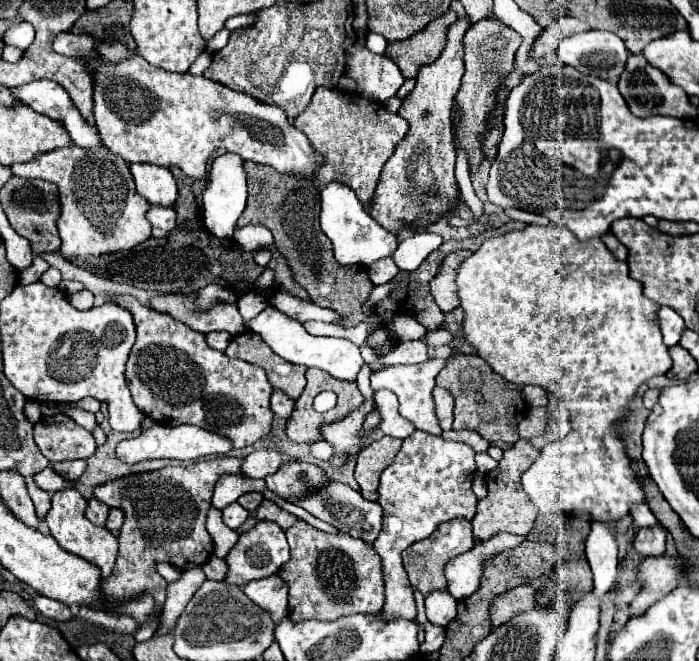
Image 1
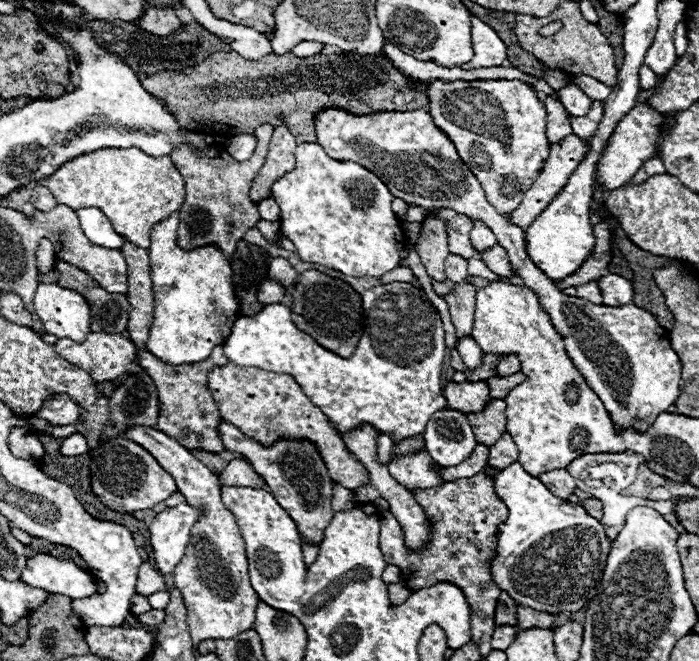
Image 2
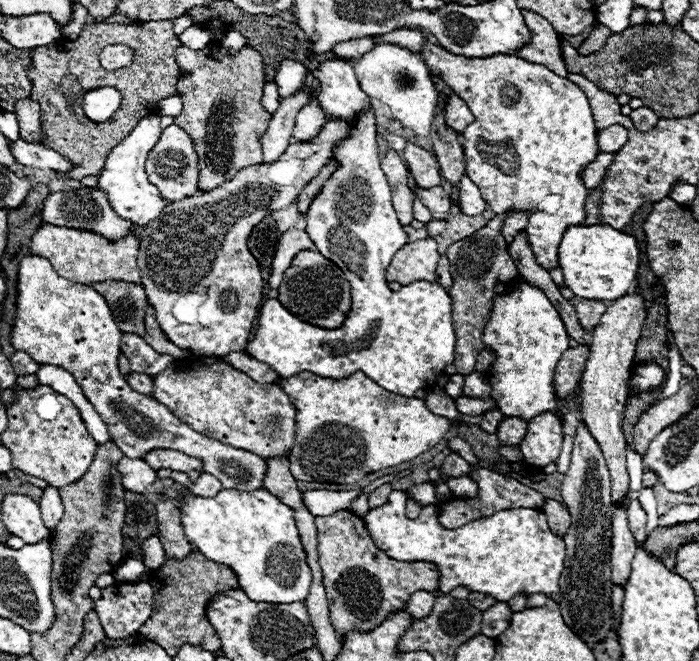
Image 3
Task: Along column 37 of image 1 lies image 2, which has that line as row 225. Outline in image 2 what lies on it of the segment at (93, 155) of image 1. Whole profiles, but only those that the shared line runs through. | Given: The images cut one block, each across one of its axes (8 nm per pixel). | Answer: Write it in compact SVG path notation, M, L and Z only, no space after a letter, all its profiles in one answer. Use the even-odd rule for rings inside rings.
M174 212L162 222L158 222L150 236L150 262L152 262L152 290L154 290L154 320L146 348L166 364L192 364L210 356L212 348L224 344L234 320L238 318L238 302L232 286L232 268L222 258L216 246L202 246L184 252L176 246L174 232L178 230L180 214Z

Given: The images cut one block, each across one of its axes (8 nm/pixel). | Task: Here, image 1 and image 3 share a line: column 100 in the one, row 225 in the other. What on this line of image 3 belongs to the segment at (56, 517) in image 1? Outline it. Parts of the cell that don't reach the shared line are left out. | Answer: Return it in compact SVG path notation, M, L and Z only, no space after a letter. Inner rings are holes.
M426 44L424 46L424 58L430 62L430 68L442 76L442 80L448 84L448 88L452 92L456 92L466 104L470 104L470 112L474 114L474 122L462 132L462 146L466 150L466 176L482 190L482 196L486 198L488 206L500 214L504 210L532 210L532 216L530 216L530 222L526 226L526 234L530 238L530 244L532 244L532 250L534 250L534 256L538 258L538 262L542 262L542 266L546 266L546 270L552 270L558 266L558 246L560 246L560 238L562 234L568 230L568 226L574 226L576 222L582 224L584 222L584 200L586 200L586 194L588 190L584 188L582 180L580 180L580 170L592 162L596 156L598 156L598 144L596 144L596 128L594 128L594 120L590 118L590 112L588 112L588 100L582 100L582 90L570 82L568 78L562 78L558 74L554 74L552 70L548 70L546 66L542 64L534 64L534 62L528 62L516 54L496 54L496 56L488 56L488 58L466 58L466 56L456 56L456 54L450 54L448 50L444 50L442 46L434 46L434 44Z

